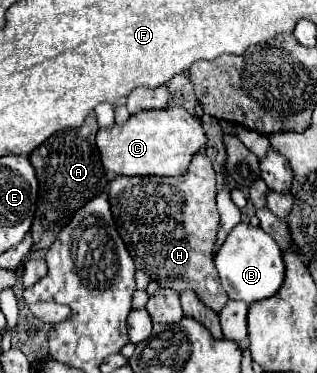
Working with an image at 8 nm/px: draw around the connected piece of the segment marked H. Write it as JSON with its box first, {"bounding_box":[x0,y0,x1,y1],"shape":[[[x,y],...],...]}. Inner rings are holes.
{"bounding_box":[109,153,229,311],"shape":[[[197,153],[189,165],[189,171],[179,177],[123,177],[117,175],[113,181],[109,181],[109,203],[111,213],[117,225],[117,231],[127,245],[135,267],[145,271],[153,281],[157,281],[161,287],[173,289],[177,293],[191,289],[197,293],[199,301],[213,311],[221,311],[229,297],[219,287],[217,291],[207,291],[207,279],[217,279],[217,271],[213,265],[213,247],[217,243],[217,231],[219,231],[219,211],[215,205],[215,193],[217,193],[217,175],[213,171],[213,163],[205,153]]]}

